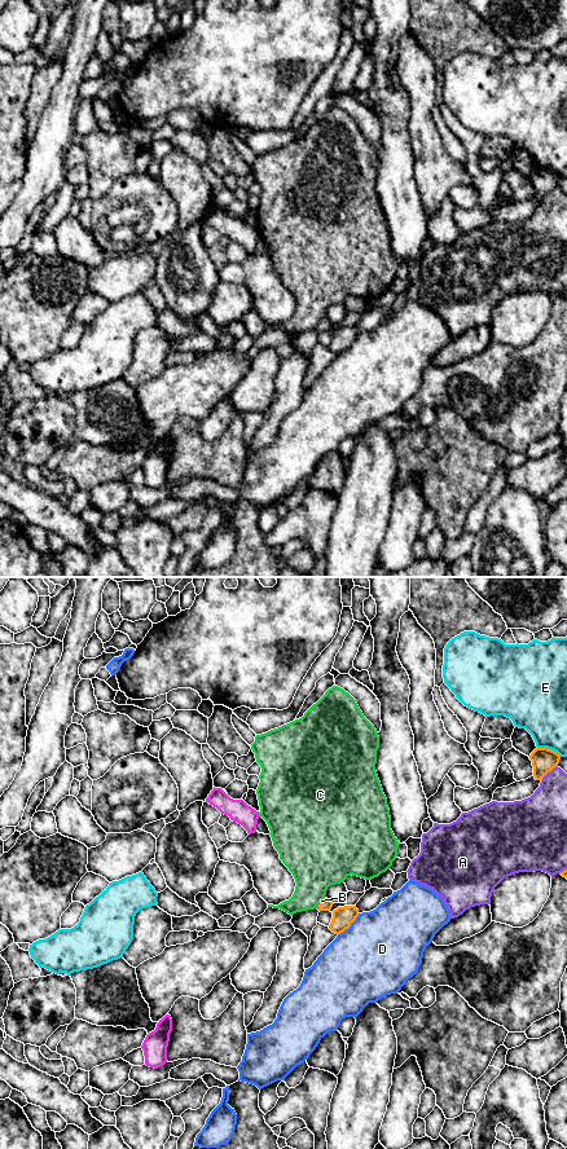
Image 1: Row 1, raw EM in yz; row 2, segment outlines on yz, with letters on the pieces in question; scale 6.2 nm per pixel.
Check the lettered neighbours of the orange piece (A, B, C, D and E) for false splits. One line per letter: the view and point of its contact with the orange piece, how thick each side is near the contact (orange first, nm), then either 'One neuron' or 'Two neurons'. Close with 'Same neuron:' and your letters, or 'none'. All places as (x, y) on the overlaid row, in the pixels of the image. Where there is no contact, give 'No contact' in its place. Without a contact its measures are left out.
A: Touches orange at yz (548, 771). Thickness 150 nm (orange) against 280 nm. Two neurons
B: Touches orange at yz (319, 905). Thickness 70 nm (orange) against 20 nm. One neuron
C: No contact. Two neurons
D: Touches orange at yz (350, 925). Thickness 130 nm (orange) against 500 nm. Two neurons
E: Touches orange at yz (549, 749). Thickness 150 nm (orange) against 300 nm. Two neurons
Same neuron: B

